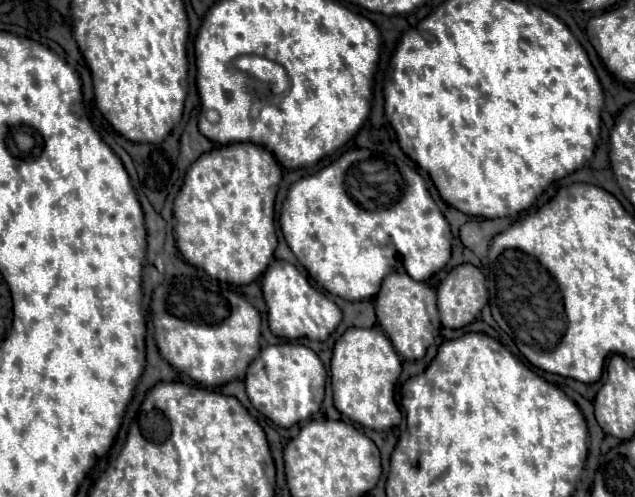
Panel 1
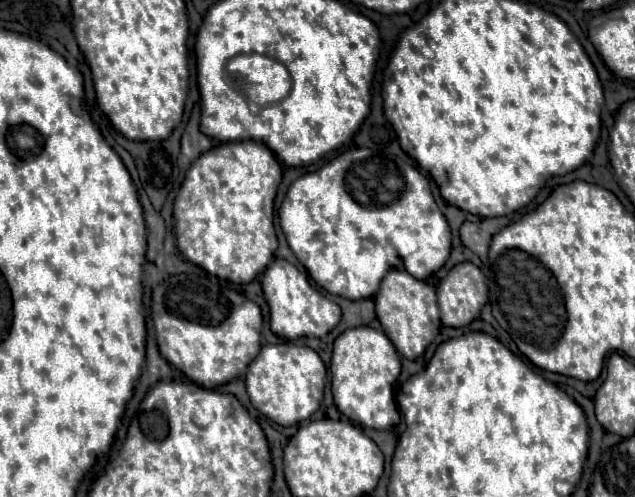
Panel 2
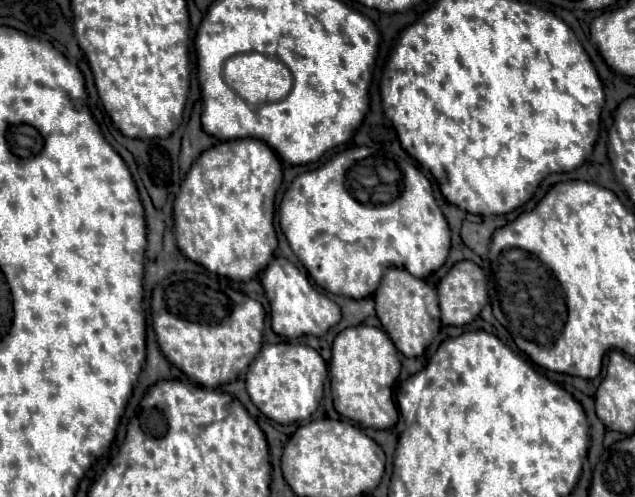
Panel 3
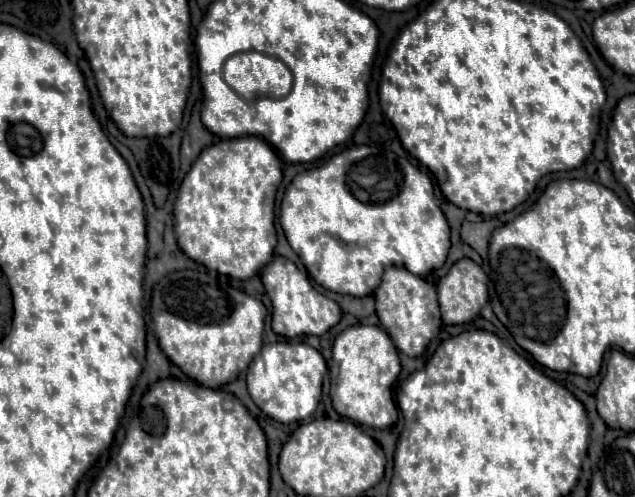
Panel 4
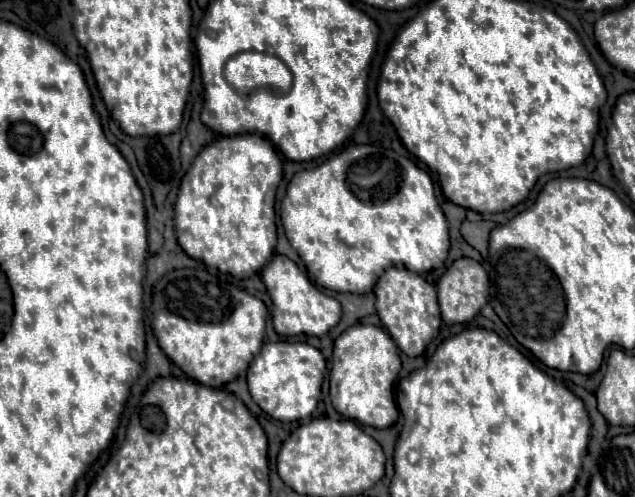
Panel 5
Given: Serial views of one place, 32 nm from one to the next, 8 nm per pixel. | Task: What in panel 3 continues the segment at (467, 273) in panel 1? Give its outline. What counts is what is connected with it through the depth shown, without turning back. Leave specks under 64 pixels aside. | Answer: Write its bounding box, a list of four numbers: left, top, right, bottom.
[438,260,488,324]

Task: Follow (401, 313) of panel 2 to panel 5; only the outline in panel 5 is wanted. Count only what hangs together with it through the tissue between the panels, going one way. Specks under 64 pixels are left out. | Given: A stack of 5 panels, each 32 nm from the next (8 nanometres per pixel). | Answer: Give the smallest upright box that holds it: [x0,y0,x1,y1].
[374,268,442,356]

